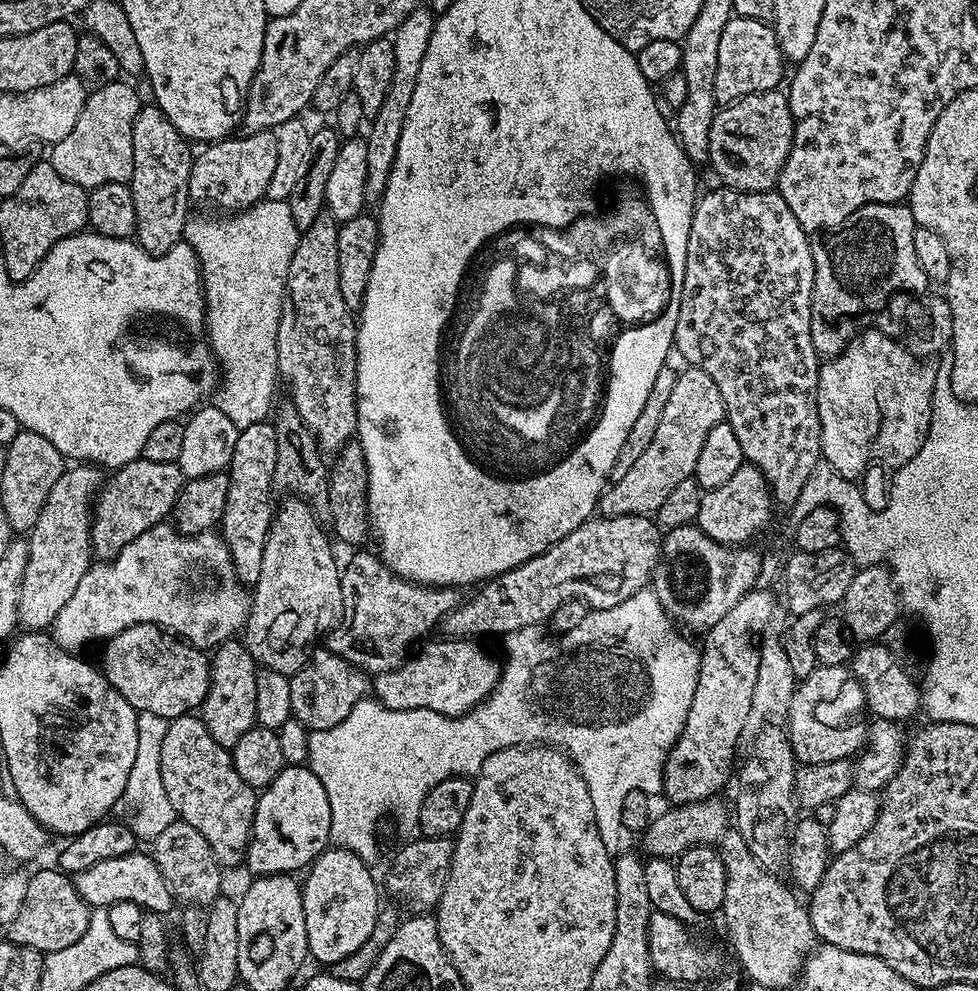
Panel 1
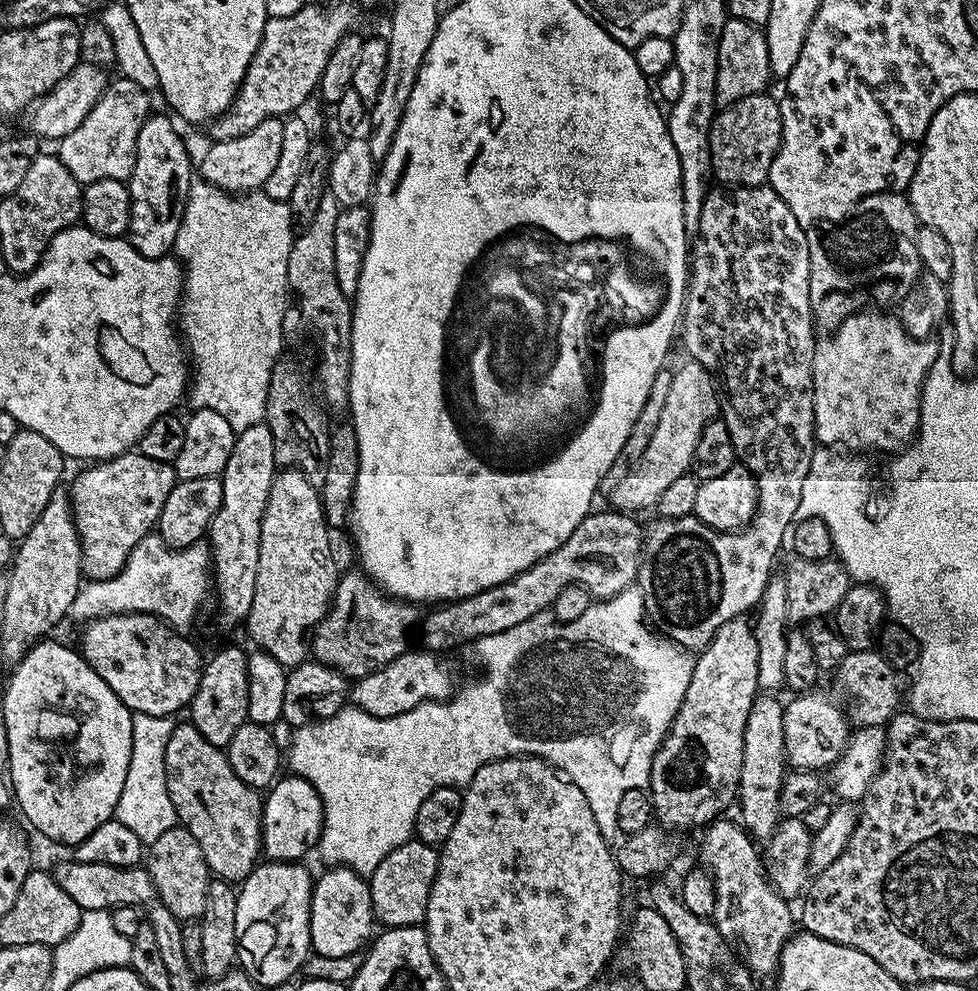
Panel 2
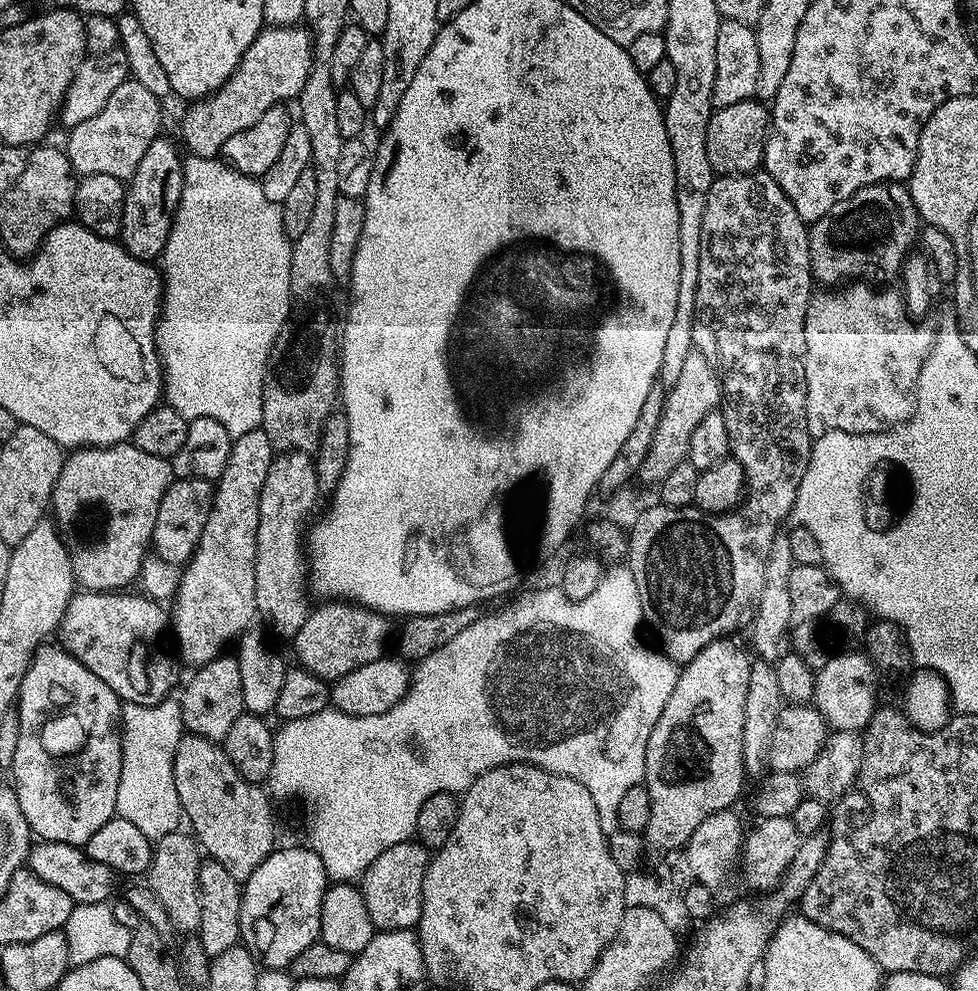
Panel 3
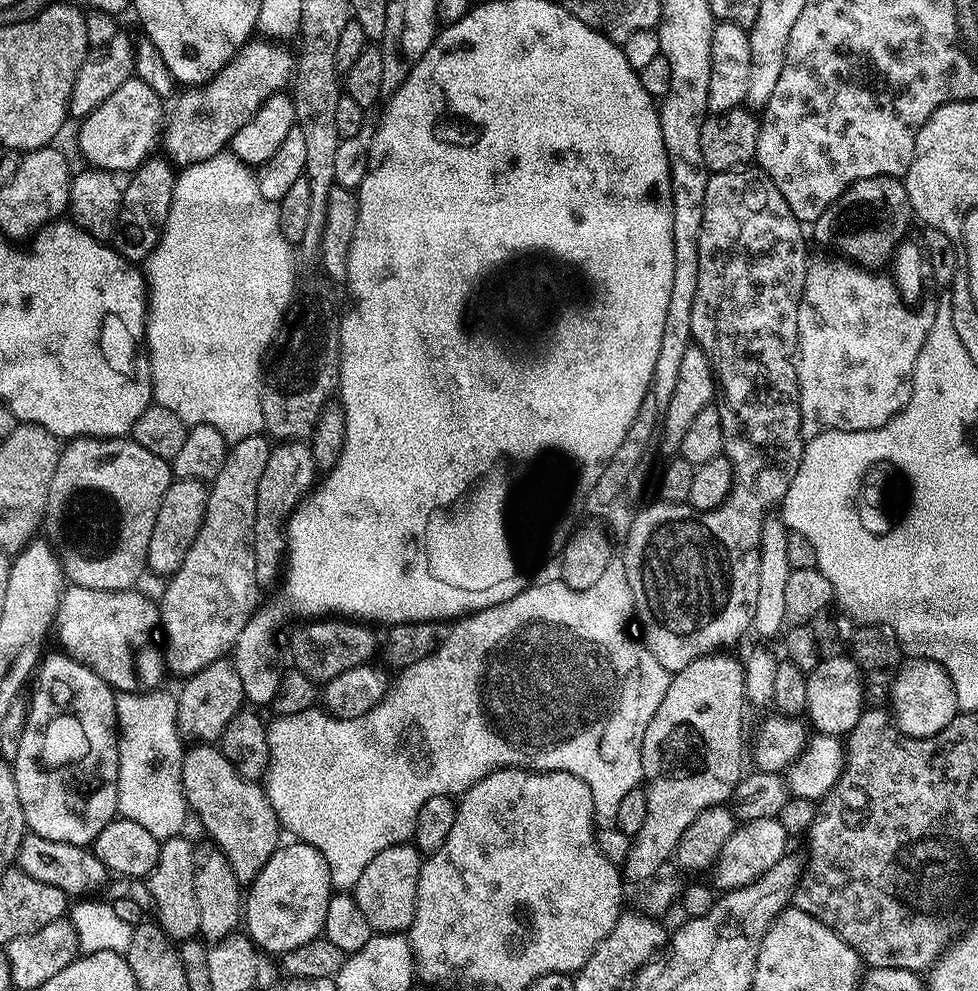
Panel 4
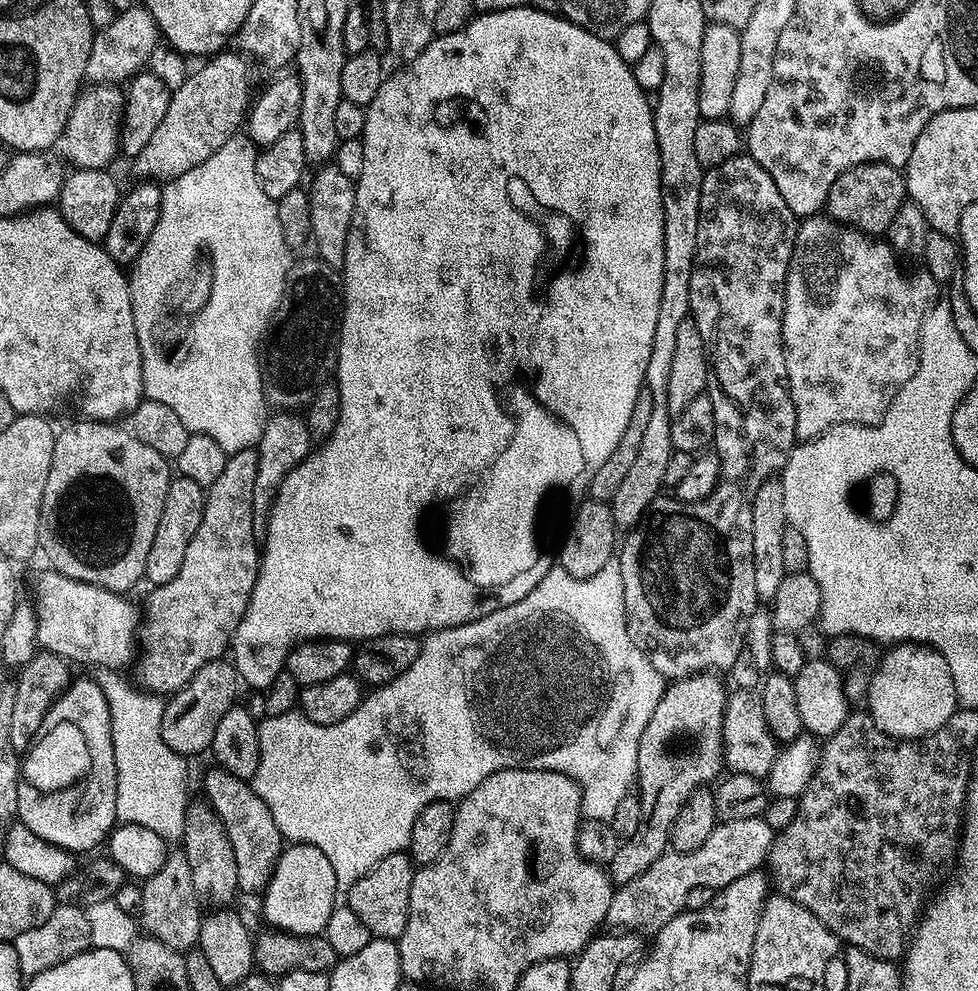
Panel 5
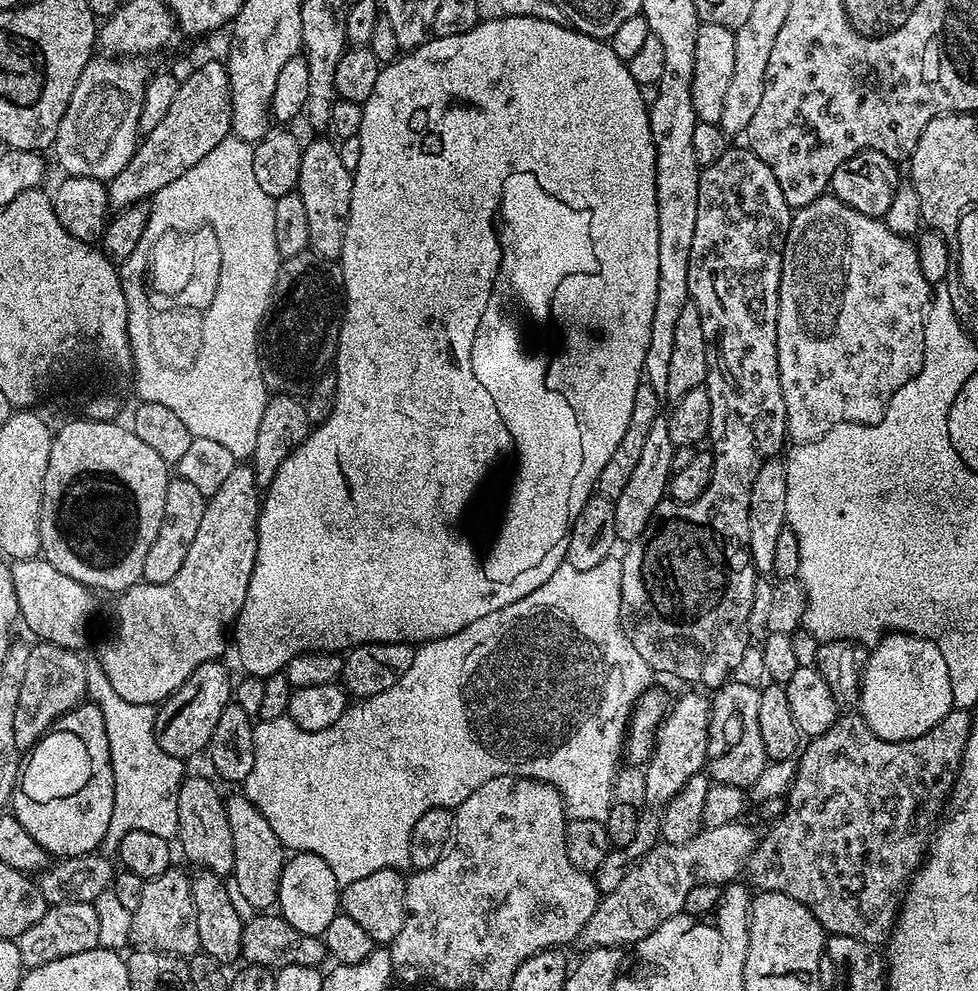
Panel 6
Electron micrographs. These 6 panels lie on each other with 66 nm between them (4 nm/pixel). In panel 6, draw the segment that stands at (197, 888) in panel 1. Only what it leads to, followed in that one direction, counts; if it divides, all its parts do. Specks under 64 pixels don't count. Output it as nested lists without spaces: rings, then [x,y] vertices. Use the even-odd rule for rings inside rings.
[[[173,866],[145,883],[142,902],[138,910],[132,913],[131,943],[151,948],[154,952],[170,952],[174,956],[187,958],[195,956],[200,951],[198,914],[194,910],[189,873],[179,872],[178,868]]]

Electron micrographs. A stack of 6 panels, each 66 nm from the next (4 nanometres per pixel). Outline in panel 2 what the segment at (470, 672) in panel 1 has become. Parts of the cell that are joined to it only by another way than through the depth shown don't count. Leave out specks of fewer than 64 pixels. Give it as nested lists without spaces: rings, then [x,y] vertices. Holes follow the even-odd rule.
[[[406,651],[384,668],[374,670],[374,674],[366,674],[355,681],[350,688],[351,703],[371,716],[397,716],[414,710],[414,706],[426,700],[440,702],[453,695],[457,684],[451,666],[444,661],[447,659],[435,652],[419,651]]]

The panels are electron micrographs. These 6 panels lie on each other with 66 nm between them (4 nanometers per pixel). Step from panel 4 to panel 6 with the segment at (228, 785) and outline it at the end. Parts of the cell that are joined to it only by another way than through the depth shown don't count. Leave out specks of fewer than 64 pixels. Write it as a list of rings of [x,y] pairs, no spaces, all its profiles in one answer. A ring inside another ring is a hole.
[[[237,794],[228,796],[224,805],[228,821],[232,827],[234,838],[234,866],[231,879],[236,880],[234,892],[241,901],[245,900],[252,910],[268,910],[280,899],[280,879],[286,859],[286,849],[278,834],[270,830],[270,822],[266,822],[263,814],[257,810],[255,804],[251,804],[247,796]]]

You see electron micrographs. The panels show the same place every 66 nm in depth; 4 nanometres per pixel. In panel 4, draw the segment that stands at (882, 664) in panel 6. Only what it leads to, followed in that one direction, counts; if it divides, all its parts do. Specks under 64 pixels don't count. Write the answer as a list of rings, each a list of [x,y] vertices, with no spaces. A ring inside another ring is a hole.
[[[920,657],[907,659],[897,669],[891,688],[893,721],[900,732],[910,737],[932,737],[940,733],[959,712],[953,680],[945,668],[933,660]]]

